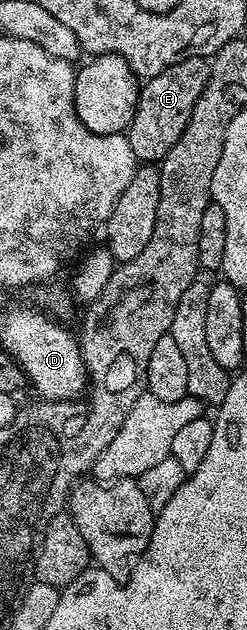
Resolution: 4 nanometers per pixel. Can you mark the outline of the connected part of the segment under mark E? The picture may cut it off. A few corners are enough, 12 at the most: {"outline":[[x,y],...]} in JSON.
{"outline":[[208,59],[177,60],[142,83],[125,131],[158,164],[181,140]]}

